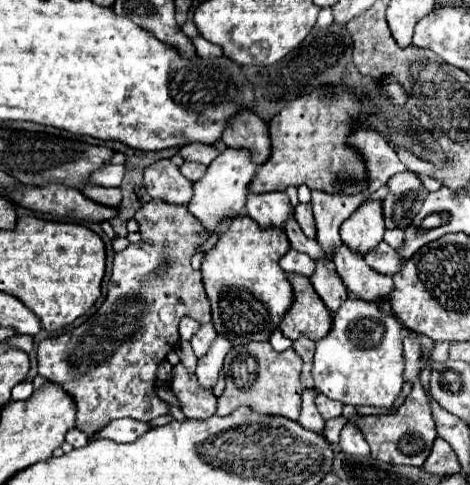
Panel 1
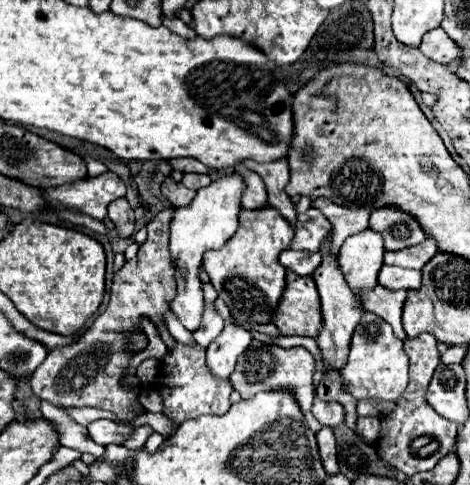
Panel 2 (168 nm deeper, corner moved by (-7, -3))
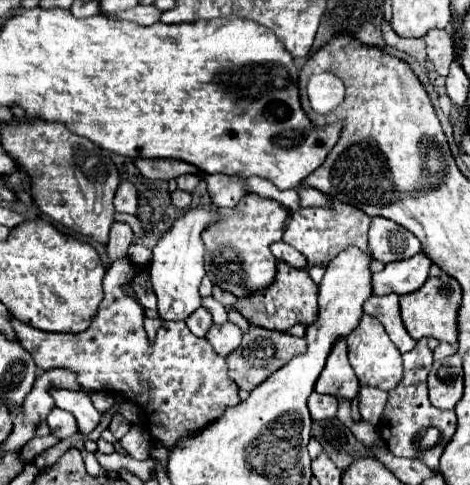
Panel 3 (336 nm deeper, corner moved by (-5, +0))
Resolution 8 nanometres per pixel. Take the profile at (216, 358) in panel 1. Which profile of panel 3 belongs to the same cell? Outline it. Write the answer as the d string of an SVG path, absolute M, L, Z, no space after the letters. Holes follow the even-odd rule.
M226 321L226 323L222 323L222 325L216 325L216 323L214 323L214 325L210 327L206 339L210 341L210 345L214 347L214 351L216 351L218 355L226 357L230 351L234 351L234 349L240 345L240 341L242 341L242 331L240 331L238 325L230 323L230 321Z

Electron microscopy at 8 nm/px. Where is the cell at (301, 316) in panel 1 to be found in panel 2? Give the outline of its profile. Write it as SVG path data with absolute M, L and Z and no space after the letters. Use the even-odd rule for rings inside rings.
M288 272L286 292L280 300L274 324L284 336L310 336L320 334L320 298L312 276L298 276Z

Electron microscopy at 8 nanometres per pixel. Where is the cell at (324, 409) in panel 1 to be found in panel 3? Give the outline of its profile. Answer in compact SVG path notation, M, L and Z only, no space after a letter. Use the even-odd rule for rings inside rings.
M312 393L308 397L308 409L310 409L310 415L314 421L320 421L320 419L330 419L336 415L338 411L338 401L330 395L320 395L320 393Z

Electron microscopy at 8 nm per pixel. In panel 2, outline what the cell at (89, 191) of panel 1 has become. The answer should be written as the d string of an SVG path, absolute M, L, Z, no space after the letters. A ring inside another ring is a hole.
M118 198L108 206L108 218L116 224L120 236L130 236L134 232L134 212L126 198Z

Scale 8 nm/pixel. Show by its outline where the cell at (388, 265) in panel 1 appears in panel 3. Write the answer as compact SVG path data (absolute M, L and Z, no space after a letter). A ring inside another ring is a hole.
M418 253L404 261L394 261L386 265L380 273L372 275L372 295L414 293L426 283L430 267L432 261L424 253Z

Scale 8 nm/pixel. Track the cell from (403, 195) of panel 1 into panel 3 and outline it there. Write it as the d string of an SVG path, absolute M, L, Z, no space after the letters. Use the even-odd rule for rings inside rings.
M374 217L370 225L370 251L374 259L382 263L392 263L416 255L420 251L420 243L398 223Z

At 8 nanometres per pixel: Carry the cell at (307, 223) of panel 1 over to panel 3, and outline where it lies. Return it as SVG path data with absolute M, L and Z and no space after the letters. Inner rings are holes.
M330 197L330 207L298 209L296 213L292 213L282 239L306 257L308 261L306 269L326 267L346 247L358 247L360 251L370 253L368 251L368 227L370 227L370 217L364 211L358 211L356 207L350 207L348 203L342 203Z

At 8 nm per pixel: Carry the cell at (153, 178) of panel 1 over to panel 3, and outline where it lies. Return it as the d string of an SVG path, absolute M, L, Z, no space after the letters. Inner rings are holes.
M174 191L172 193L172 205L176 207L176 209L188 209L190 207L190 201L192 201L192 197L190 197L190 193L186 193L186 191Z

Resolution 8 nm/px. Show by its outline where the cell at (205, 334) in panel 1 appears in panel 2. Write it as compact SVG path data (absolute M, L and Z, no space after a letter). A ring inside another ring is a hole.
M204 282L202 292L204 292L204 316L202 316L202 326L194 332L194 340L206 348L222 332L224 320L214 310L214 300L218 296L214 286L210 282Z

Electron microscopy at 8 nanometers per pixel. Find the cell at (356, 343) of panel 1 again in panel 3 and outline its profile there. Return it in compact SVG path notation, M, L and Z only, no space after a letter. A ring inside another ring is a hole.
M362 315L360 325L348 335L346 345L348 345L350 365L360 381L360 385L372 385L372 387L390 391L400 383L400 379L402 379L402 359L400 357L402 355L394 347L394 343L386 335L386 329L382 327L382 323L376 317Z

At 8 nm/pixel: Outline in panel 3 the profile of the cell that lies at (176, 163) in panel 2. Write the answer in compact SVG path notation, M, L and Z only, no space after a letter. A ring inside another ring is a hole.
M136 159L134 165L148 179L176 179L184 173L198 173L200 169L176 159Z

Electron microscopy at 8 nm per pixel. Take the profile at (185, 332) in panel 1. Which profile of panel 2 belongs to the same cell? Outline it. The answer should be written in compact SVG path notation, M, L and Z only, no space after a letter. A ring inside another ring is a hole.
M236 172L224 174L214 180L210 186L200 188L194 202L184 208L176 208L176 214L170 224L170 252L174 264L178 266L176 282L178 282L178 296L172 302L172 312L184 324L186 330L196 332L200 328L200 318L204 310L204 298L198 278L198 268L202 264L202 256L210 248L224 246L238 228L238 214L240 214L240 198L244 194L244 178Z

